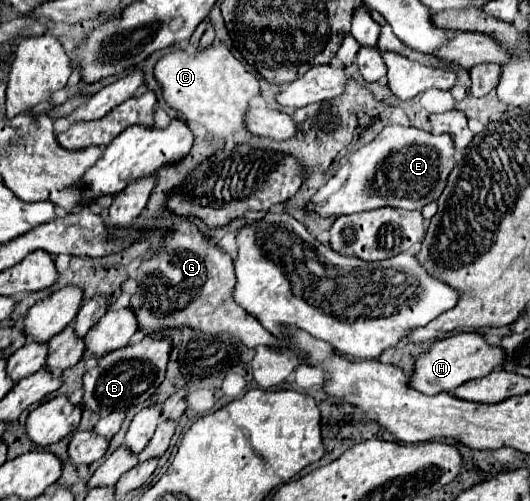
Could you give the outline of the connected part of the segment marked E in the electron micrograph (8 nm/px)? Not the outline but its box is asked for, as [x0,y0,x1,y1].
[306,126,456,218]

